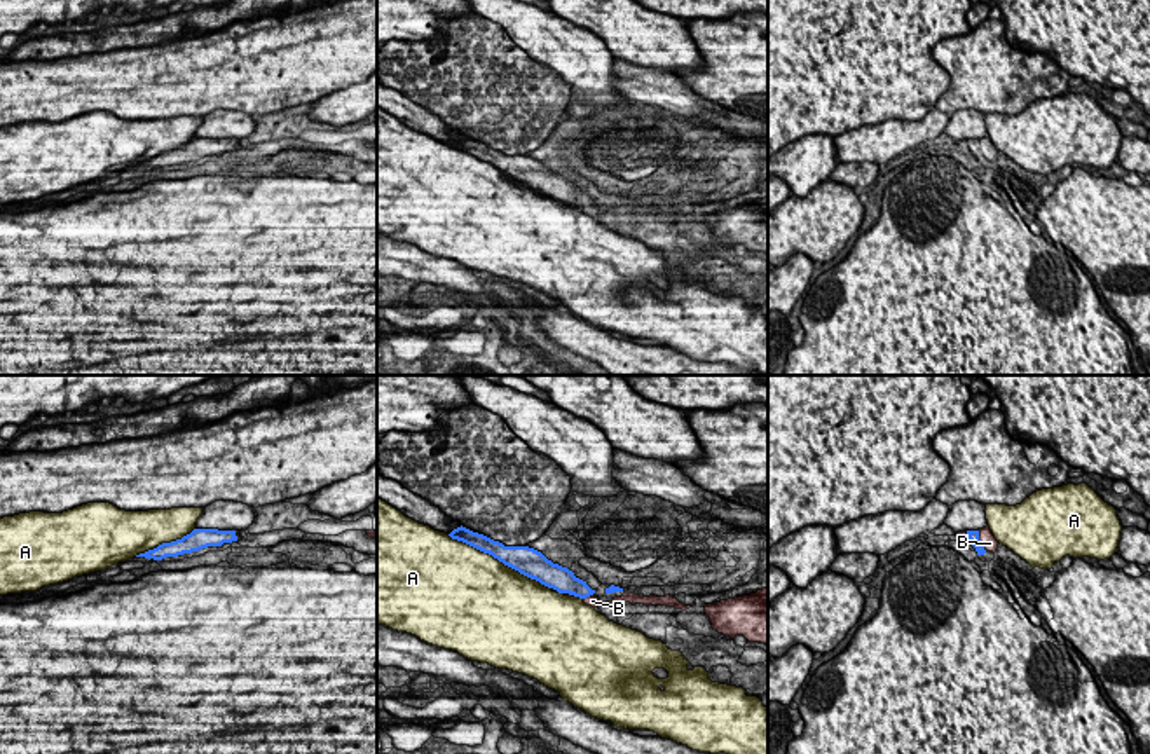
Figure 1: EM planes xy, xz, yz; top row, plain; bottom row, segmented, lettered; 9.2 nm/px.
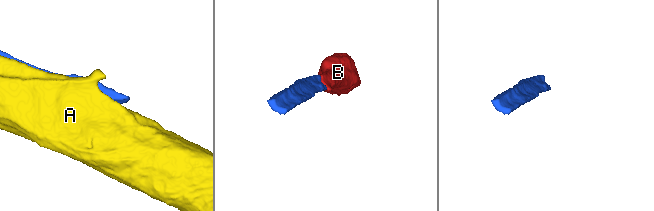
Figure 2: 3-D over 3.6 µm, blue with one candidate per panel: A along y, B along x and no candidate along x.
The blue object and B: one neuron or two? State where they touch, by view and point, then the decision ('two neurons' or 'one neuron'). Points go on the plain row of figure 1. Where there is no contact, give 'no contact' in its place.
yz (981, 154) | one neuron

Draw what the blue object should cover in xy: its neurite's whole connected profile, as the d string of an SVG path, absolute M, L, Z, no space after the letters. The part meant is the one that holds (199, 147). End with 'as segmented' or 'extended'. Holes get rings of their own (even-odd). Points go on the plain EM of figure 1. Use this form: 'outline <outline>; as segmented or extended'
outline M194 138L181 148L162 152L157 157L140 162L136 166L162 169L166 166L178 166L183 162L199 161L208 155L222 155L223 152L232 150L237 150L236 140Z; as segmented

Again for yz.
outline M982 136L979 140L967 140L967 145L975 157L977 164L984 164L986 161L996 161L998 150L995 148L993 141L989 136Z; extended

